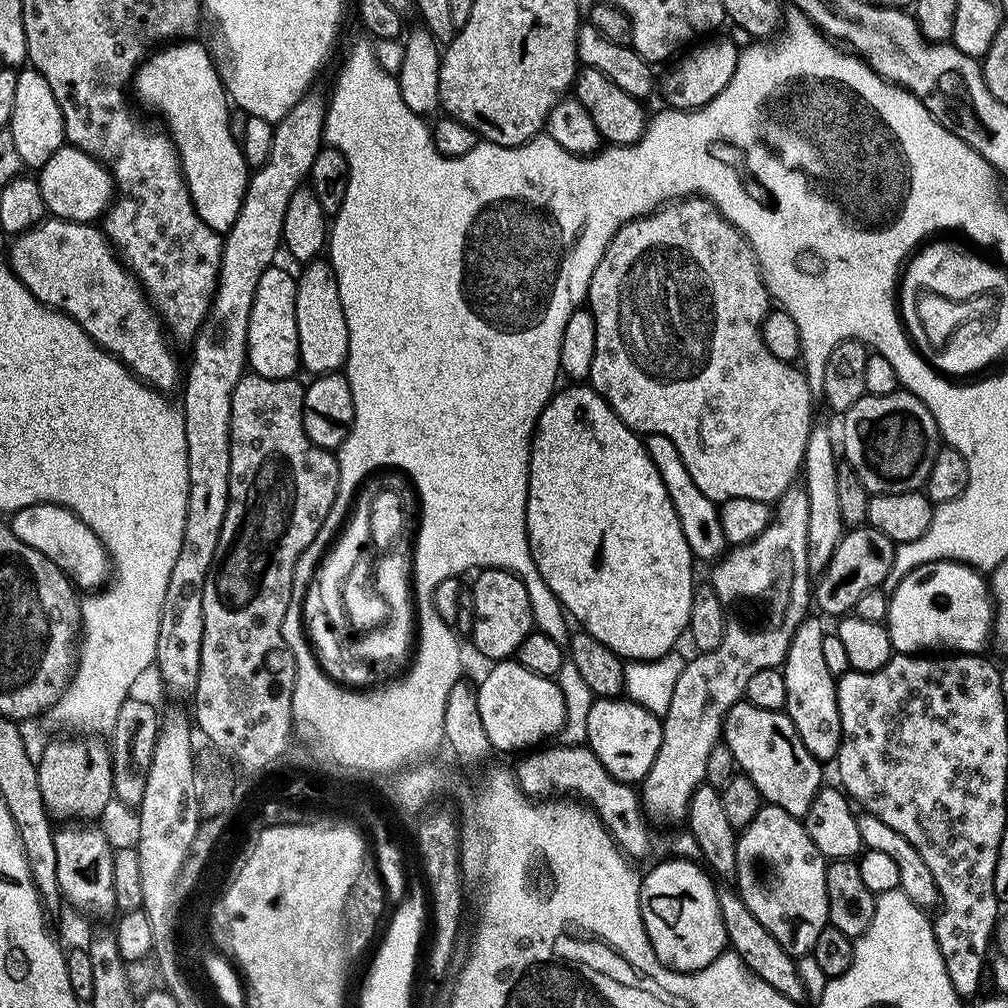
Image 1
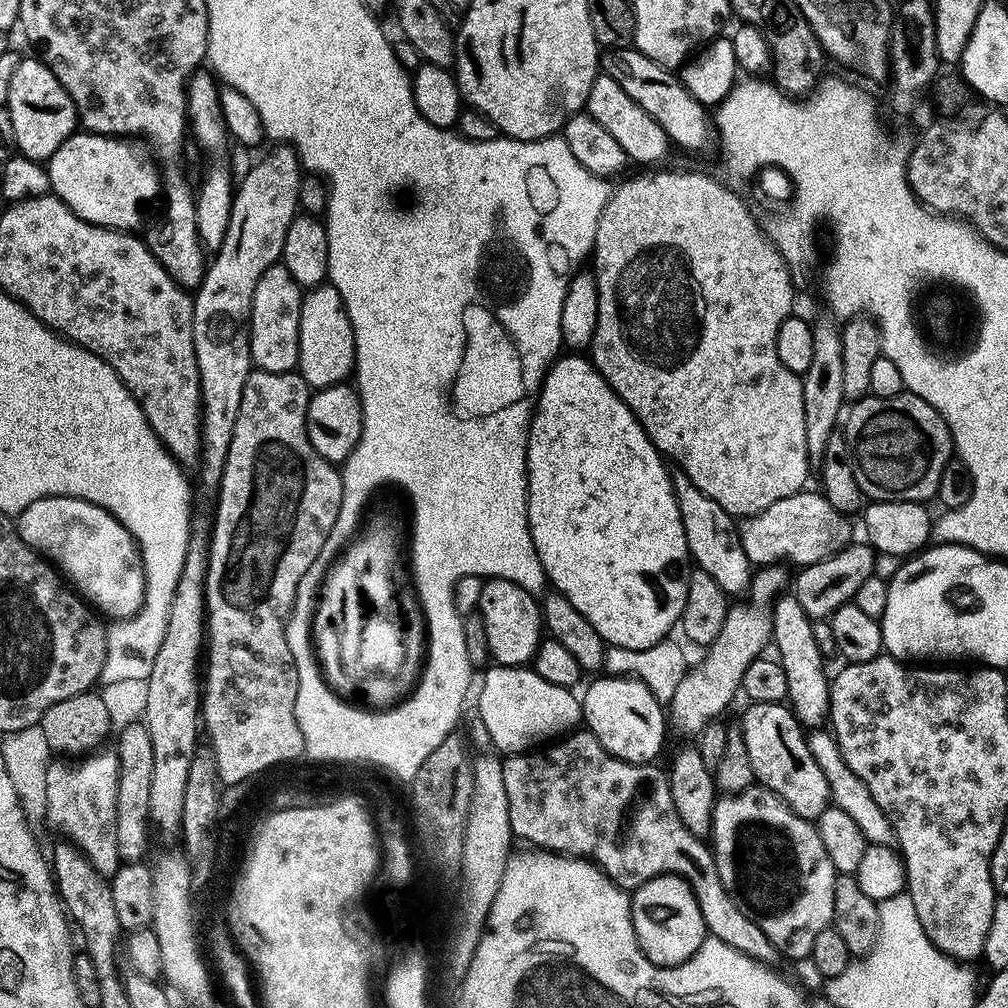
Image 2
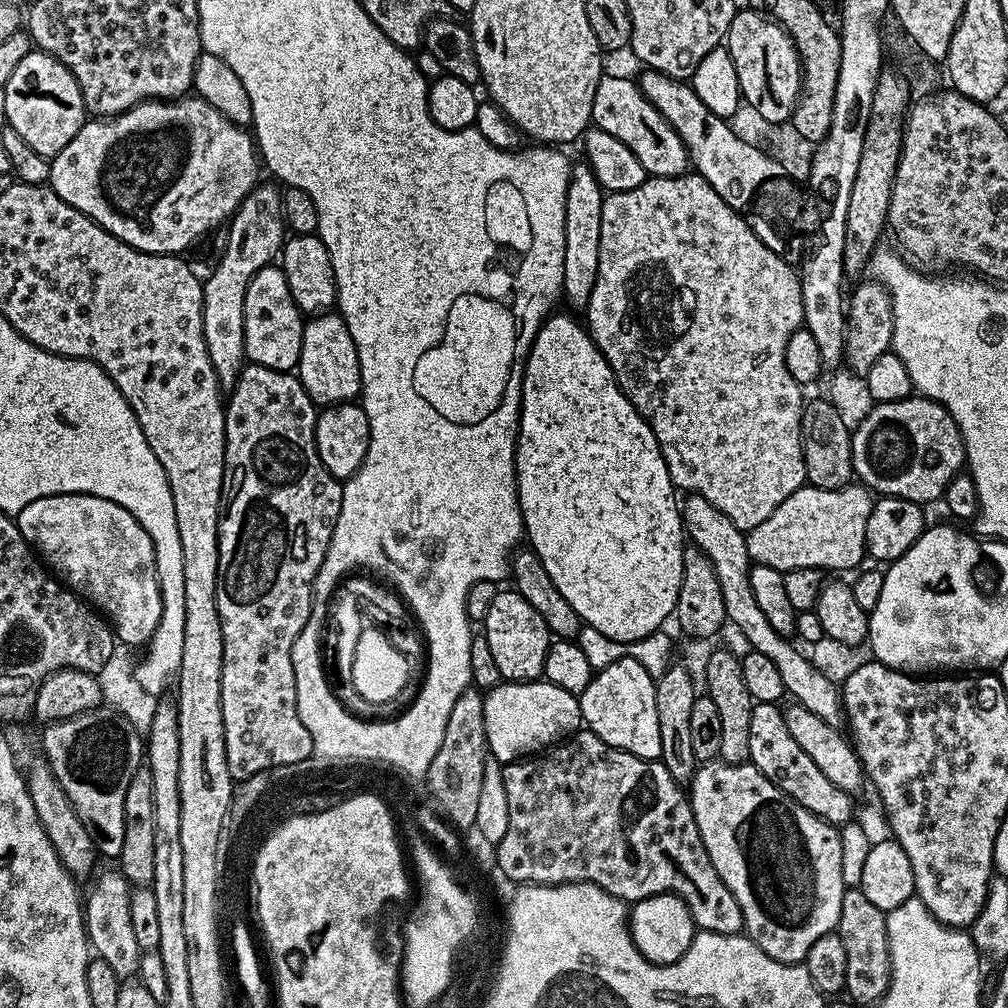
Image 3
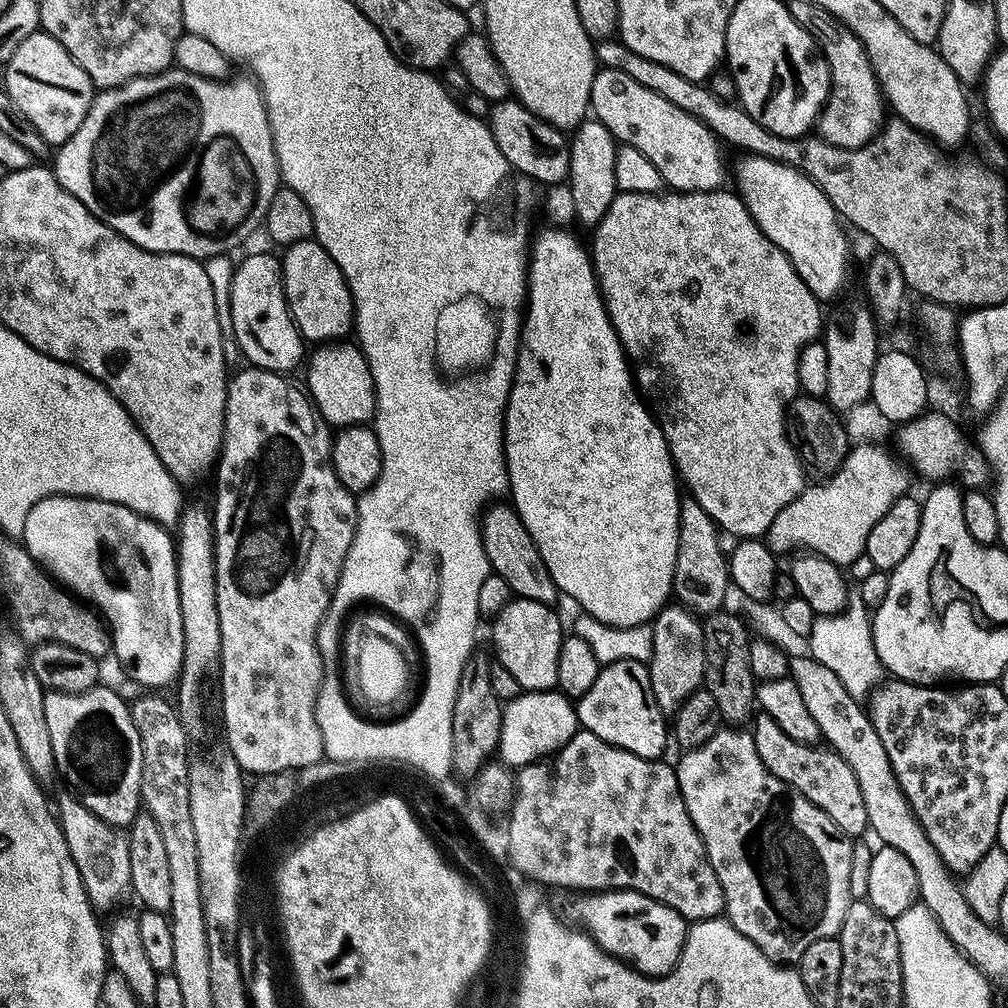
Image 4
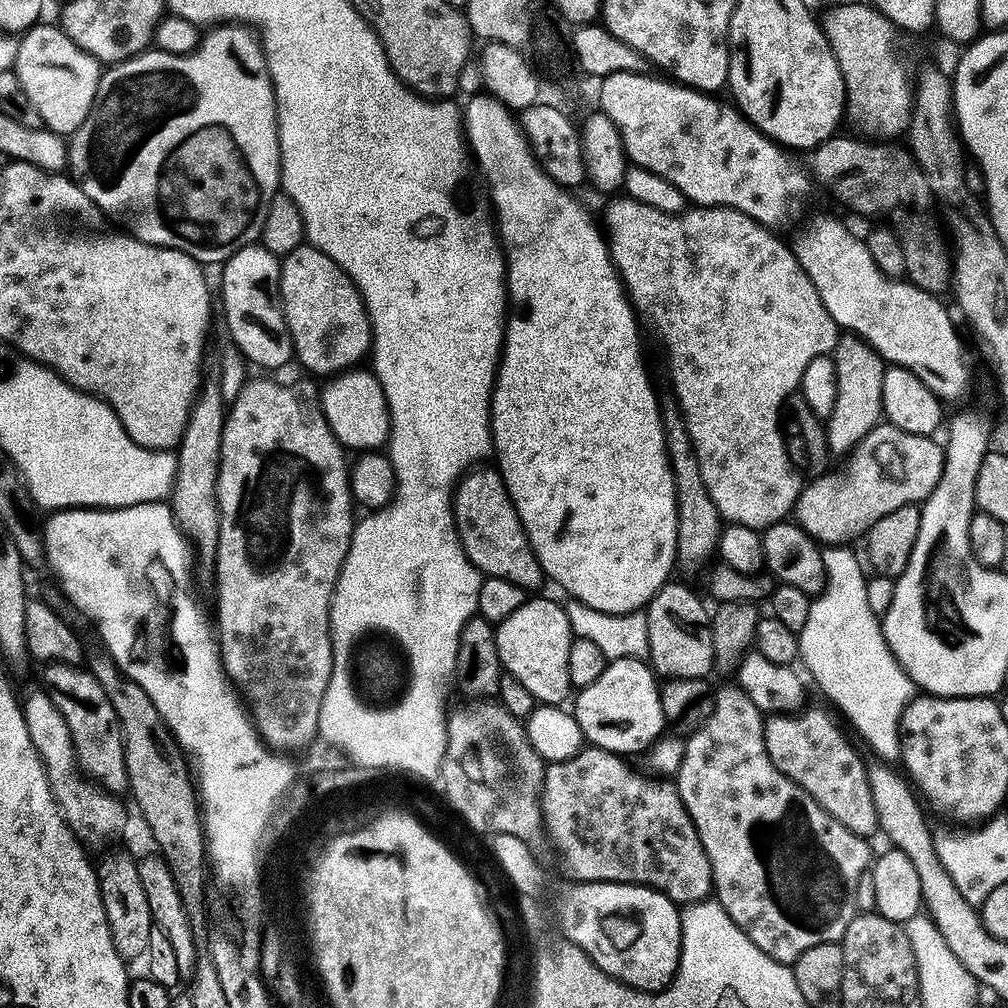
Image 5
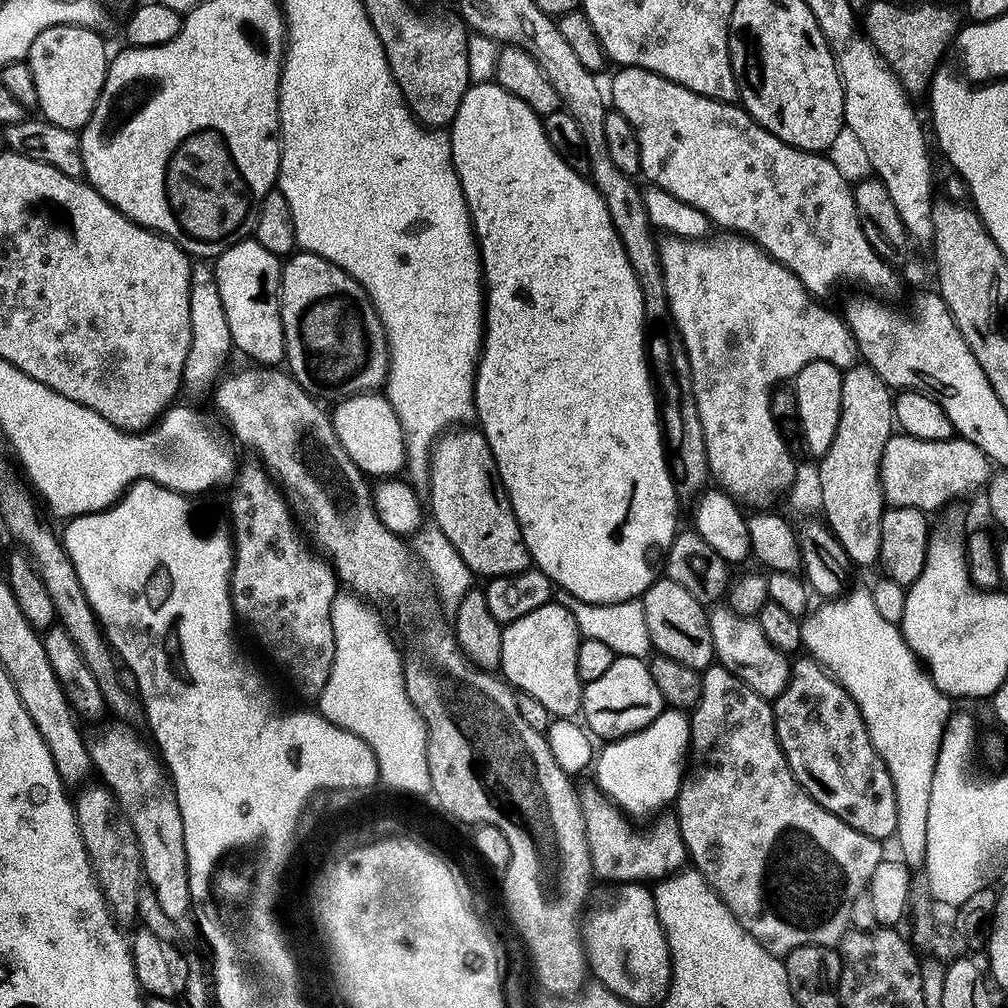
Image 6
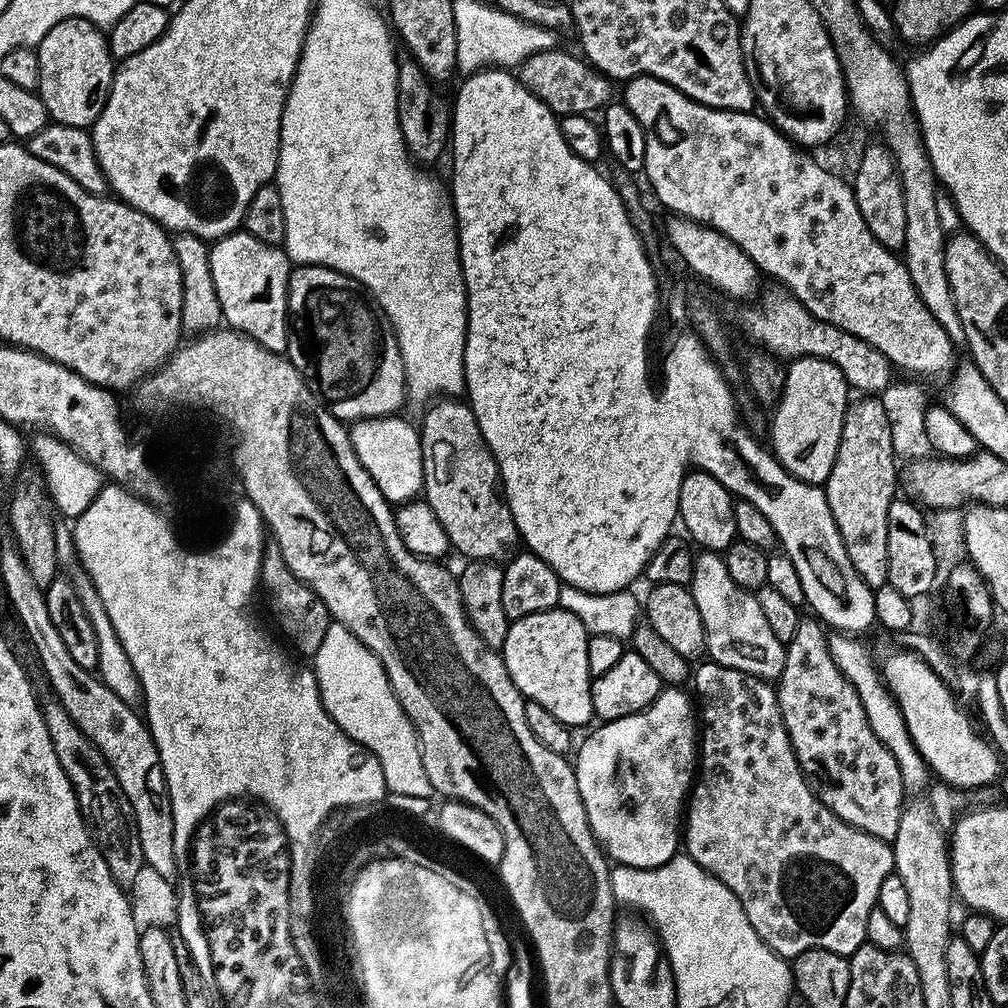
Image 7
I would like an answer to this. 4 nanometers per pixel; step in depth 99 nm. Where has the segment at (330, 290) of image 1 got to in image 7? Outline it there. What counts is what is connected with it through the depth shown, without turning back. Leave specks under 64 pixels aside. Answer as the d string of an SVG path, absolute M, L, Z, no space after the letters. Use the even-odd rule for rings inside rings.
M397 414L357 420L350 428L352 445L358 454L358 462L366 466L378 490L382 490L388 503L393 506L411 501L424 487L424 459L420 434L415 423L412 425L402 417L403 415Z

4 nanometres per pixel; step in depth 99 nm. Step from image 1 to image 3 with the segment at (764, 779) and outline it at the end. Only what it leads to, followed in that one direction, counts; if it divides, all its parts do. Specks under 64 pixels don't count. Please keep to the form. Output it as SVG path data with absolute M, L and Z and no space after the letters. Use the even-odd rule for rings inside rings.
M753 703L752 713L750 714L750 754L748 755L750 763L774 786L778 786L787 796L794 798L806 810L810 810L818 818L822 818L827 824L843 826L853 819L852 804L853 797L848 796L814 762L806 755L806 750L794 742L794 734L786 728L786 718L783 711L775 704Z

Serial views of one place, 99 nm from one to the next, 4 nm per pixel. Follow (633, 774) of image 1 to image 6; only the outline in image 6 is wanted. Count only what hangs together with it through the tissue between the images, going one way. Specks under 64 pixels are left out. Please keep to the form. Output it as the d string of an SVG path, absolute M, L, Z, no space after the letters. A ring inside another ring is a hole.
M617 656L614 666L610 666L602 678L594 678L594 682L584 685L583 723L593 737L601 736L604 742L620 740L642 730L654 722L654 718L658 718L665 708L662 694L658 694L658 686L654 686L648 664L638 658Z

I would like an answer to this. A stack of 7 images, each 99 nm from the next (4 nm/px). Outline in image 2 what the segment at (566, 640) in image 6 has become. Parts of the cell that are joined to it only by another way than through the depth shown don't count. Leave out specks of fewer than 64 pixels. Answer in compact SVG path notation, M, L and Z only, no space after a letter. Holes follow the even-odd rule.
M484 580L478 614L486 630L491 659L500 666L524 666L531 661L542 639L542 608L532 601L533 593L509 580Z

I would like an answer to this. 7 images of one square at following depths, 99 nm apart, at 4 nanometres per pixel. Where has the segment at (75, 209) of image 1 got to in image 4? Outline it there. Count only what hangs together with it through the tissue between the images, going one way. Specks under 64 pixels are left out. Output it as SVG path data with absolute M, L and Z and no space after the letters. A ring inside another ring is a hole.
M173 66L153 76L134 78L117 88L97 91L82 126L78 126L78 130L74 130L74 134L65 144L61 144L55 149L56 180L66 191L74 194L74 198L78 198L78 202L82 202L82 206L86 206L86 210L90 210L99 220L106 222L106 226L110 226L119 236L125 236L130 242L134 242L146 250L192 256L201 262L214 255L231 253L232 248L238 247L243 240L250 239L255 234L256 228L258 232L266 218L266 210L270 210L270 198L274 198L276 191L282 187L280 161L277 160L274 150L268 111L264 105L264 95L260 92L259 84L251 75L243 75L236 77L233 75L231 78L223 80L207 80L198 74L190 74L186 70Z

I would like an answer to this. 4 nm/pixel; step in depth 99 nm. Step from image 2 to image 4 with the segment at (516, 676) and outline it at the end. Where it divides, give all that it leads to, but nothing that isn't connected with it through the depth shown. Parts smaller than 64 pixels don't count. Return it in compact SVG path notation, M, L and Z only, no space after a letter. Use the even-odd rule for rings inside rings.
M521 691L519 696L503 705L500 713L499 759L505 765L519 770L525 764L537 763L559 752L576 731L578 731L576 709L573 701L563 692Z

